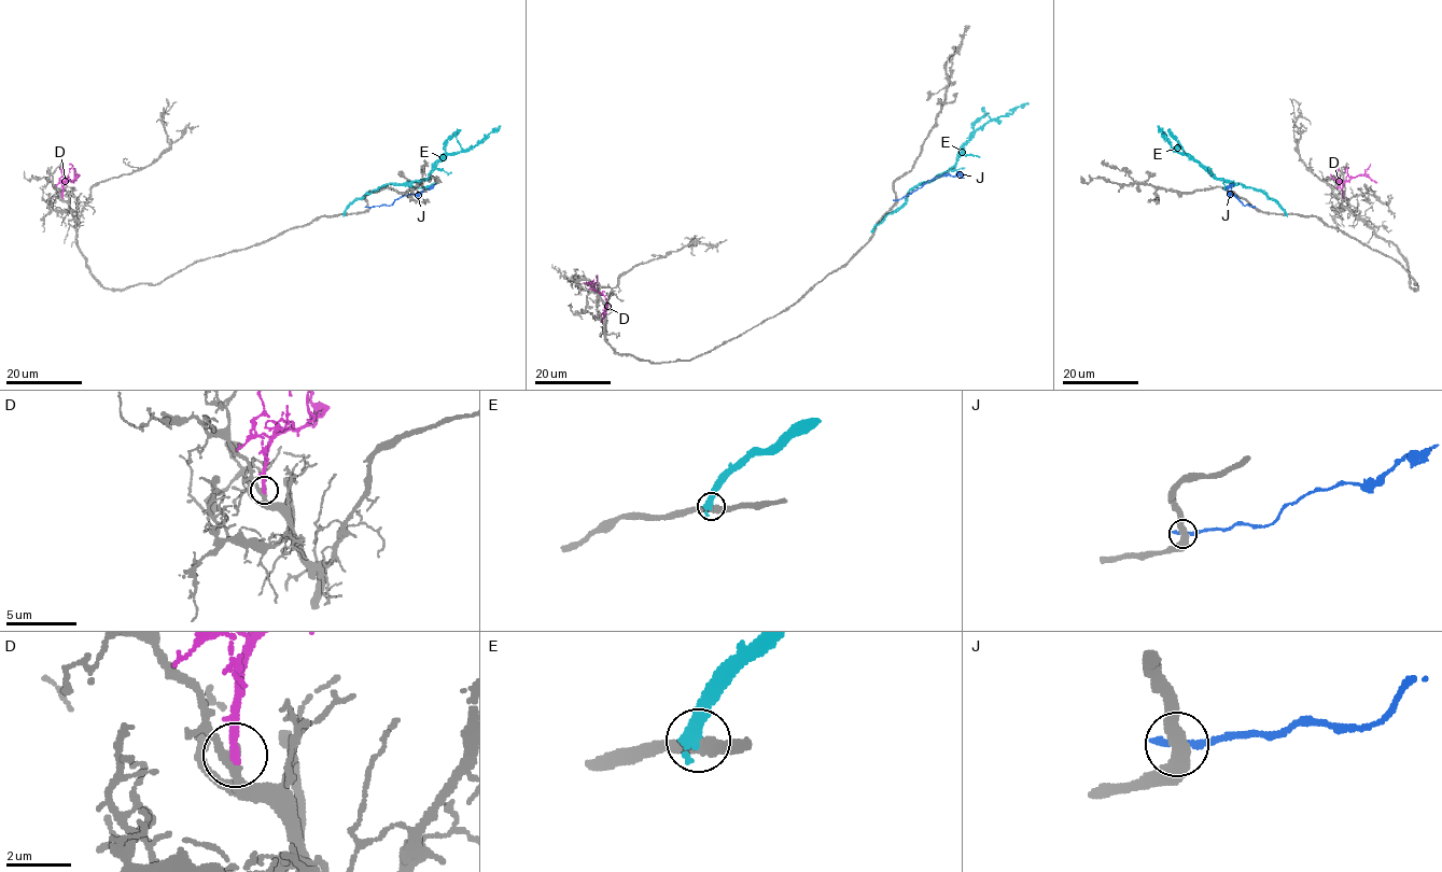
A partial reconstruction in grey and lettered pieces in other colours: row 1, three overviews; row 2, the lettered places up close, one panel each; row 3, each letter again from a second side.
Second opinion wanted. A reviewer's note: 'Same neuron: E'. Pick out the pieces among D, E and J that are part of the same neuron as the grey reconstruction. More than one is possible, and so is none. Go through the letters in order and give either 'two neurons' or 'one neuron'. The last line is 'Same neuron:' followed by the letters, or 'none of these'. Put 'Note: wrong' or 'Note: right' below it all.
D: one neuron
E: two neurons
J: two neurons
Same neuron: D
Note: wrong

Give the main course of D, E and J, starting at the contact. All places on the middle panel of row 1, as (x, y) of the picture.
D: (590, 289), (605, 297), (606, 303), (601, 322)
E: (873, 230), (905, 201), (910, 191), (942, 176), (977, 130), (1028, 103)
J: (896, 199), (938, 176), (964, 178)

